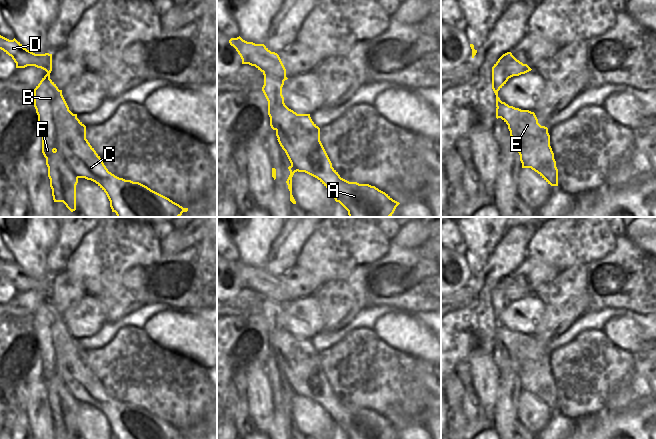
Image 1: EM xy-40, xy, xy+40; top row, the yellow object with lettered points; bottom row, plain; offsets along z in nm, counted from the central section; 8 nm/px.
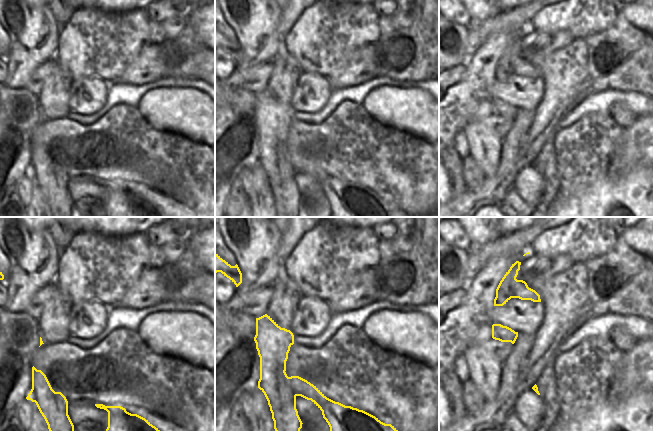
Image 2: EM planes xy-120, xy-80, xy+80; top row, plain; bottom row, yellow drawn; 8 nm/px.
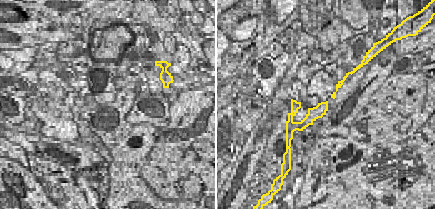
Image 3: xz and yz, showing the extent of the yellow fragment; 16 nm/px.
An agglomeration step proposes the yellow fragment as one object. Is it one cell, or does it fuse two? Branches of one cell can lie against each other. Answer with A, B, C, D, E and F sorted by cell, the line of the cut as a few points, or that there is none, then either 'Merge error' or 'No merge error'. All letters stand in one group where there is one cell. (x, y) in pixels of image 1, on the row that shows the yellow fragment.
Groups: A C E / B D F. Split along xy-40 (55, 107), (57, 146), (78, 177). Merge error.

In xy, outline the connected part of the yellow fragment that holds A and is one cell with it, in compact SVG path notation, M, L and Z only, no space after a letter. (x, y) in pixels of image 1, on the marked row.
M286 106L274 111L274 125L277 140L285 151L291 165L298 172L305 172L317 178L347 211L349 217L391 217L400 204L388 194L369 184L349 182L340 177L320 141L320 128L312 121L310 114L297 114Z

